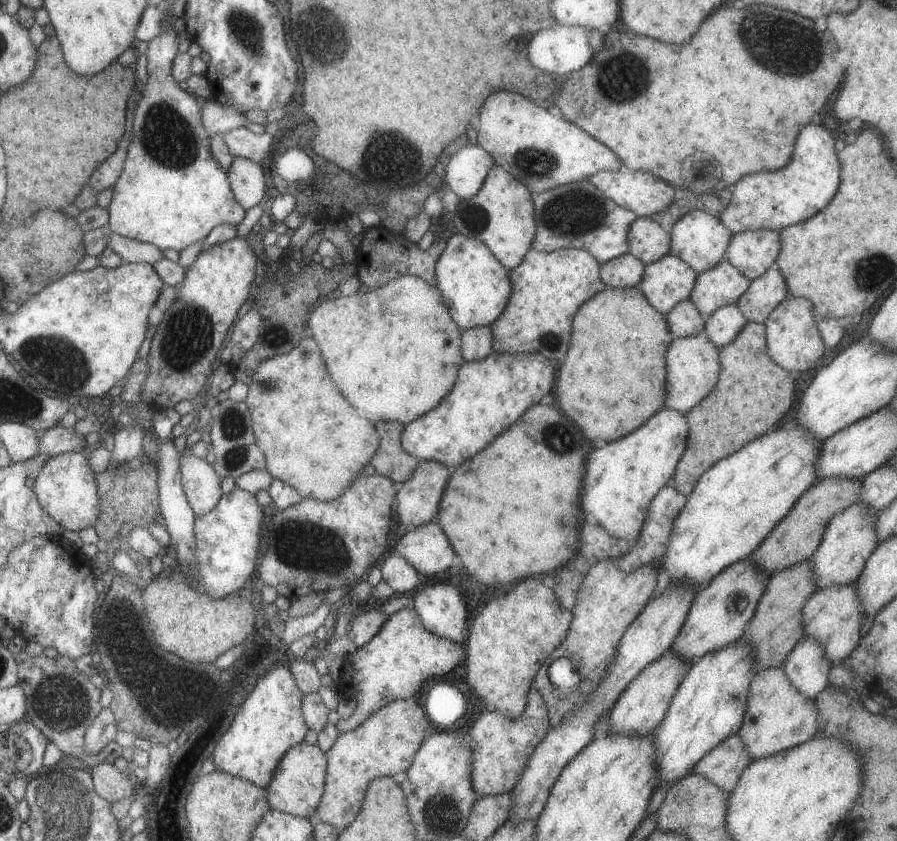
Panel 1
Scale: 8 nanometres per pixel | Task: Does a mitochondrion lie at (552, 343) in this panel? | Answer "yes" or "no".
yes

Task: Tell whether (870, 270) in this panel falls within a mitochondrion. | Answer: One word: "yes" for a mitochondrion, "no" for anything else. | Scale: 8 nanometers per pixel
yes

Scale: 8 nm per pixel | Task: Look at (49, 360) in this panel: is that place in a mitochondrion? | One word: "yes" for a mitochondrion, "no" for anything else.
yes

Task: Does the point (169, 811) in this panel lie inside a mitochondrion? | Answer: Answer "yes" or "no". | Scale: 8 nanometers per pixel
no

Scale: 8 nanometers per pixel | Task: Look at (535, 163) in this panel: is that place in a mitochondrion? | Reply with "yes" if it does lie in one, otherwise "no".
yes

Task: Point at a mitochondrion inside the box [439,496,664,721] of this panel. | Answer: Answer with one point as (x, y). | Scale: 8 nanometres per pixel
(481, 594)

